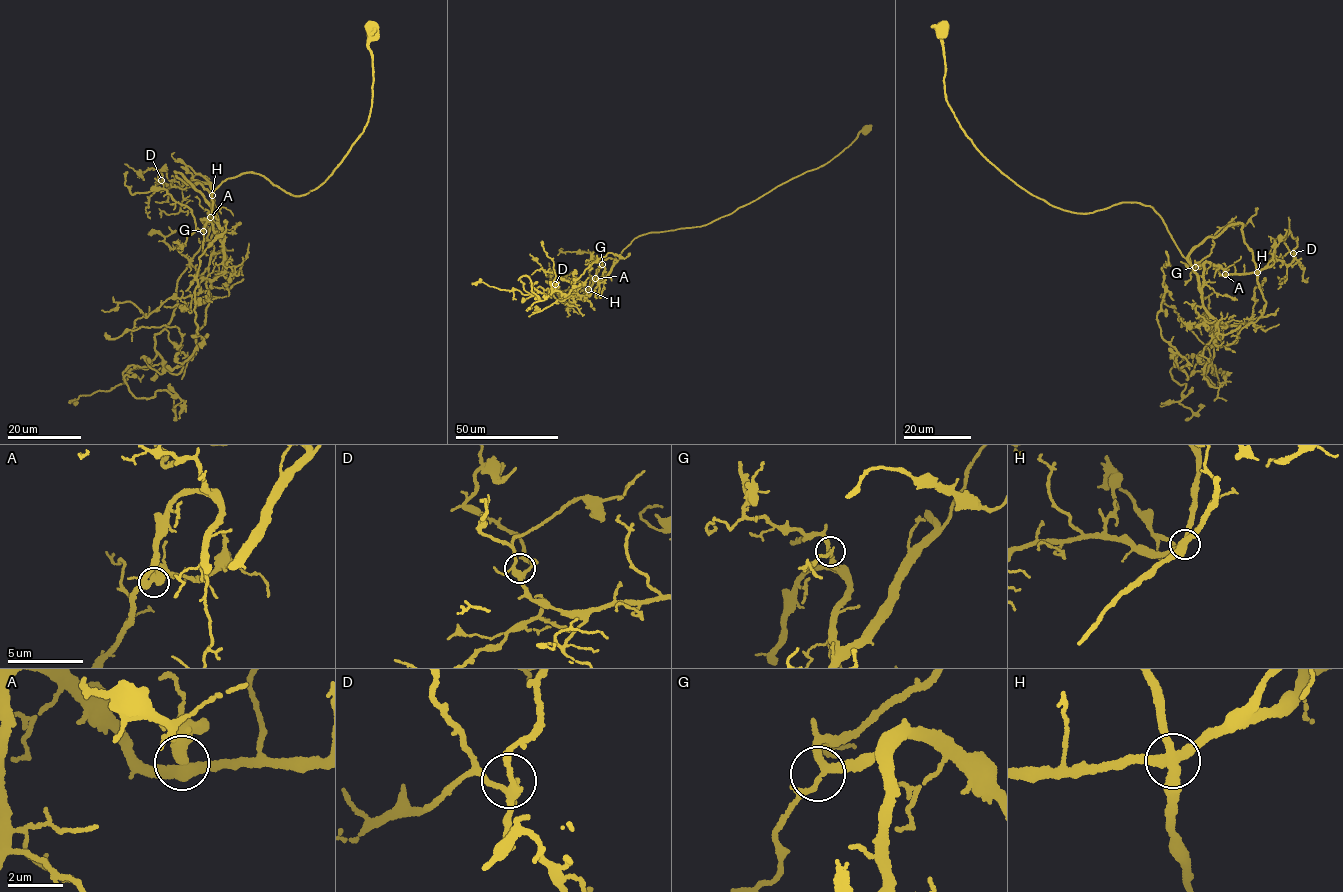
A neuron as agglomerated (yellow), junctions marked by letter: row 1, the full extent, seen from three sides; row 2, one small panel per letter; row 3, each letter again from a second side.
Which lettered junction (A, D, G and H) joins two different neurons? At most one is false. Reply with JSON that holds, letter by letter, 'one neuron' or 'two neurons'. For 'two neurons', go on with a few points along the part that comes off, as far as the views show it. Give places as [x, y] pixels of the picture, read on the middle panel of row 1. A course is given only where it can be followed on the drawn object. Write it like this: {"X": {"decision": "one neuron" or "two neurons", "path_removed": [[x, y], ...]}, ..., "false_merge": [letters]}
{"A": {"decision": "one neuron"}, "D": {"decision": "one neuron"}, "G": {"decision": "one neuron"}, "H": {"decision": "one neuron"}, "false_merge": []}

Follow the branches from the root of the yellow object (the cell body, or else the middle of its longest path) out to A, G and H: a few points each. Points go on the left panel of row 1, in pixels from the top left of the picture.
A: (369, 32), (370, 116), (332, 174), (298, 195), (242, 172), (212, 195), (222, 241), (201, 219), (210, 217)
G: (369, 32), (370, 116), (332, 174), (298, 195), (228, 178), (211, 198), (223, 240), (203, 231)
H: (369, 32), (370, 116), (325, 182), (298, 195), (228, 178), (212, 195), (221, 241), (201, 219), (212, 196)

